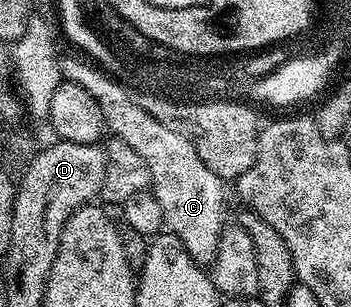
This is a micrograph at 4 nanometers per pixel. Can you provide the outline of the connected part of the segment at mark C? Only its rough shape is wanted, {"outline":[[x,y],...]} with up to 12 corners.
{"outline":[[76,55],[70,81],[107,132],[142,155],[167,232],[212,266],[229,220],[225,178],[187,132],[142,111]]}

